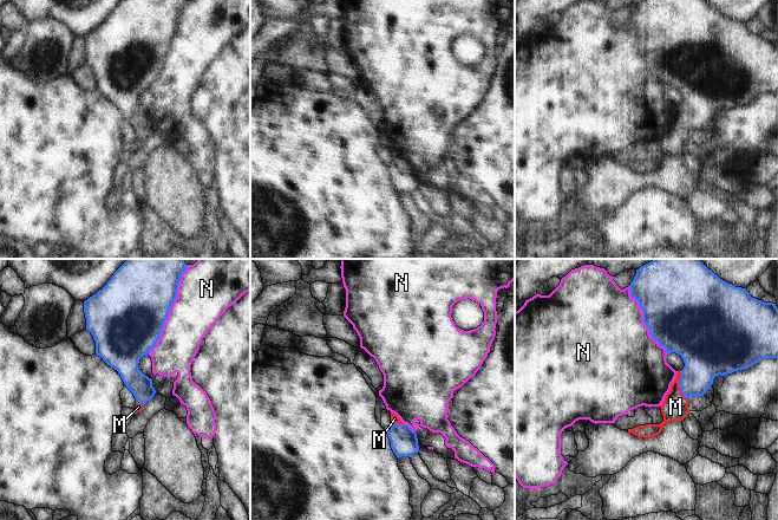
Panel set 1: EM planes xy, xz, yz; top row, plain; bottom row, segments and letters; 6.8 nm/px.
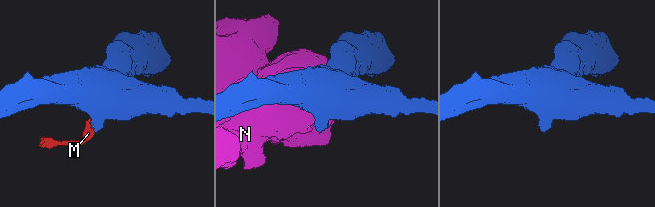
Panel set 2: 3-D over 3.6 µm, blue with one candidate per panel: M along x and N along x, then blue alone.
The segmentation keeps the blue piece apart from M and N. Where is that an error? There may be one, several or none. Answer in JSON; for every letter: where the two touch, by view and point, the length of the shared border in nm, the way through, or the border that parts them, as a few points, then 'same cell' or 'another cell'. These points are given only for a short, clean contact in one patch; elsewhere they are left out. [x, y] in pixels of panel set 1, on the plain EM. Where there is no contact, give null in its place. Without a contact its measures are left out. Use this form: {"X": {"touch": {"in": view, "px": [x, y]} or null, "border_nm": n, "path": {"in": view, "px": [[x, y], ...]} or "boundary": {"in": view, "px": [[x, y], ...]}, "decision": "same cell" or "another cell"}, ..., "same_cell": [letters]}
{"M": {"touch": {"in": "yz", "px": [679, 121]}, "border_nm": 220, "path": {"in": "yz", "px": [[704, 93], [679, 121], [675, 142]]}, "decision": "same cell"}, "N": {"touch": {"in": "xy", "px": [169, 45]}, "border_nm": 650, "decision": "another cell"}, "same_cell": ["M"]}

